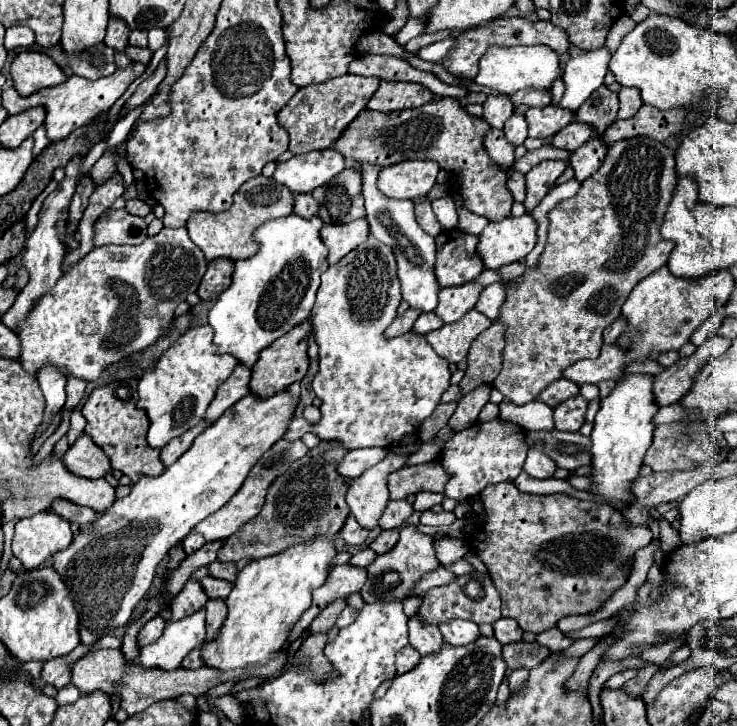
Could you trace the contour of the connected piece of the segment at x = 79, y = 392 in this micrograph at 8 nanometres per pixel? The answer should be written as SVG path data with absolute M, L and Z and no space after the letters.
M69 378L66 380L66 402L64 407L61 410L61 417L63 417L63 412L65 410L72 410L72 408L76 408L76 404L80 402L80 398L84 396L84 390L86 390L86 384L84 384L84 380L79 380L75 378Z

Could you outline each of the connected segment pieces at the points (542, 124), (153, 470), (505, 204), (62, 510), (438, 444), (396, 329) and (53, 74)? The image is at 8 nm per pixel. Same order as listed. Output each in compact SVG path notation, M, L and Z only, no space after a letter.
M550 104L544 108L530 108L526 112L526 120L528 120L528 136L546 140L552 138L566 124L570 124L574 120L574 114L556 104Z
M124 380L116 384L108 384L102 388L96 388L86 404L82 406L82 416L86 418L84 434L88 434L110 458L110 464L114 470L124 472L134 484L140 480L140 476L160 476L164 472L162 460L158 460L160 450L154 450L146 444L146 432L148 432L148 416L144 410L136 408L138 392L134 380Z
M442 98L414 110L400 110L390 114L362 110L332 148L338 150L350 166L354 162L390 166L402 160L416 158L434 160L440 164L442 170L454 174L452 192L462 196L464 208L488 218L490 222L496 222L510 216L512 194L506 186L506 170L486 156L484 136L488 130L490 124L484 118L470 116L458 100Z
M56 500L52 508L54 508L54 512L56 512L58 516L62 516L62 518L64 518L64 520L68 520L68 522L92 524L92 522L98 518L98 514L96 514L92 508L76 506L76 504L68 502L68 500Z
M438 437L431 442L422 443L419 450L410 455L406 466L418 465L435 459L443 450L445 442Z
M408 308L404 314L400 314L400 316L394 318L394 322L388 326L388 330L384 332L384 336L396 338L396 336L408 332L408 330L414 326L414 322L416 322L418 316L420 316L420 314L416 312L416 308Z
M20 52L12 62L12 80L20 96L30 96L42 88L50 88L68 80L62 68L46 54Z

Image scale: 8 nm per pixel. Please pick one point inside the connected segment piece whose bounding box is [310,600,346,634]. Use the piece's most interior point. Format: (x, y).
(325, 620)

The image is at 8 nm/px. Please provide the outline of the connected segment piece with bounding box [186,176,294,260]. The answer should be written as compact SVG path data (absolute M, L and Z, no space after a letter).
M256 176L244 182L242 188L234 194L234 204L230 210L220 214L192 214L186 228L190 240L204 252L206 260L216 260L216 258L240 260L254 256L254 252L258 250L258 244L252 240L252 232L266 220L290 216L292 208L294 208L294 194L286 186L278 184L274 178Z

